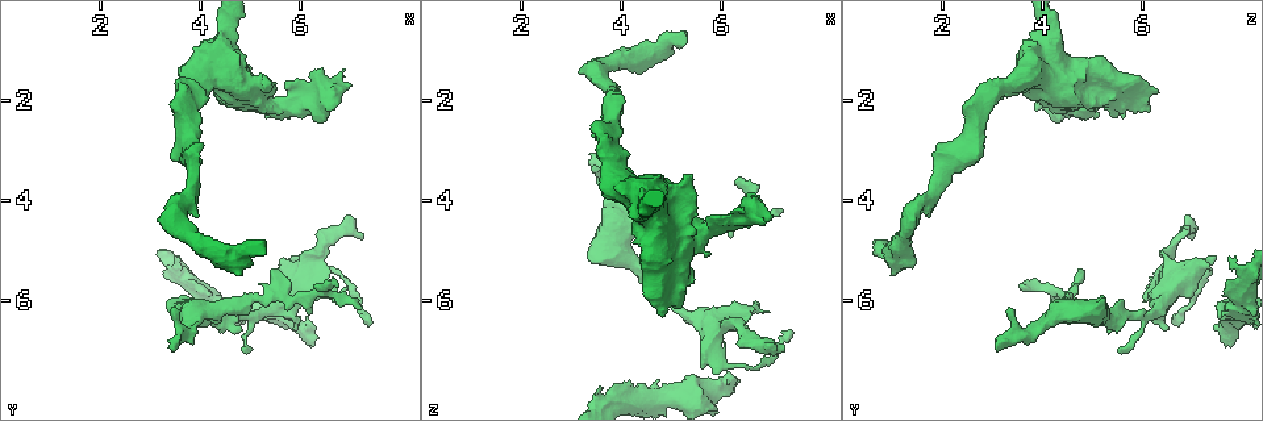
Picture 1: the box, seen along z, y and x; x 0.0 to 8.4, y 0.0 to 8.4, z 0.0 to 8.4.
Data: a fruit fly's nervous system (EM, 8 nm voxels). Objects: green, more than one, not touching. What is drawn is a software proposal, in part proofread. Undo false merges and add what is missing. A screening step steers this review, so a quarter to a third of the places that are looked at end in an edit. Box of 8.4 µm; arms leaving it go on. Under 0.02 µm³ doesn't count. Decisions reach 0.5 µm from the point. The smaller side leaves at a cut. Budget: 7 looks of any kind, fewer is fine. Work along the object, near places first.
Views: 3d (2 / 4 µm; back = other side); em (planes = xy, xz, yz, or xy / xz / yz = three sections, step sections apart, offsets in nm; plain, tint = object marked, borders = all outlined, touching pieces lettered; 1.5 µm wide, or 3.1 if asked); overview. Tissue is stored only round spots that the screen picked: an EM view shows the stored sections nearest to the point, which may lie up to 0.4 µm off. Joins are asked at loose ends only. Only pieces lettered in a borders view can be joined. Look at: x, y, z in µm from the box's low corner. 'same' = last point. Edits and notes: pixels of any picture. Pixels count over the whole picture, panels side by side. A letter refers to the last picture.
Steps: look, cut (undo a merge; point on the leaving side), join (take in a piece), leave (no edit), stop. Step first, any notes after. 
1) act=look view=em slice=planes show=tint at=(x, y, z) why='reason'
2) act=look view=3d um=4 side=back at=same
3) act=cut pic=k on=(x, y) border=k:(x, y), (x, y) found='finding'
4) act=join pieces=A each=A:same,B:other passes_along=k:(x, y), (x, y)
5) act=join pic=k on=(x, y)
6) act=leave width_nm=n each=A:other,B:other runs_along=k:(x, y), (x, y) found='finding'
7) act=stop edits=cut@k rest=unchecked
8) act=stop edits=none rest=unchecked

act=look view=3d um=4 at=(3.80, 1.65, 3.45)

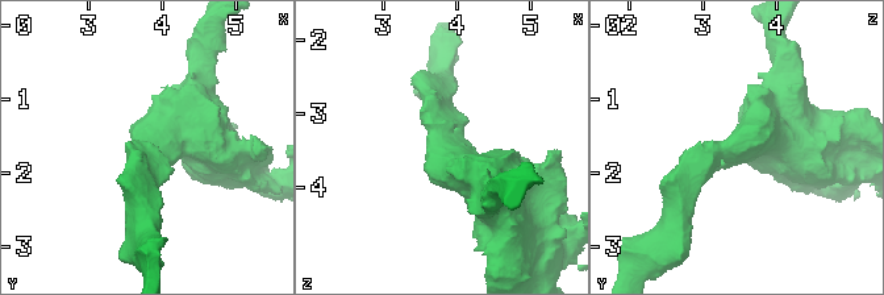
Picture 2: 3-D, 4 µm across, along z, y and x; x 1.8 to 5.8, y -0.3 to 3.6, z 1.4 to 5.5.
act=look view=em slice=planes show=plain at=(3.80, 1.65, 3.45) arm_widths_nm=340,700

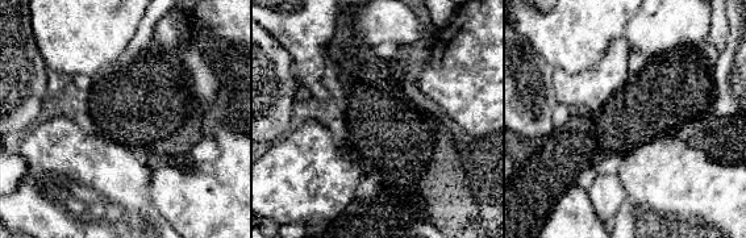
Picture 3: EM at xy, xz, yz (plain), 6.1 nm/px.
act=look view=em slice=planes show=borders at=same

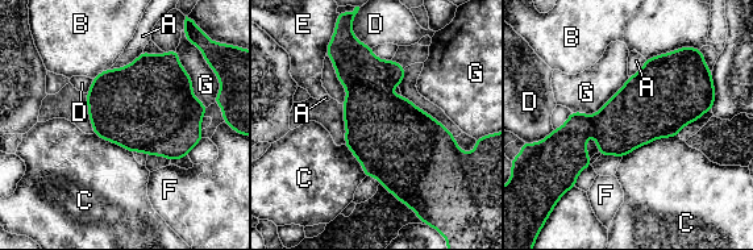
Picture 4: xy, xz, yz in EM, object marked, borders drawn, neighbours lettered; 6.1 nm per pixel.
act=leave longest_contact=G:420nm each=A:other,B:other,C:other,D:other,E:other,F:other,G:other border=4:(678, 134), (654, 138), (623, 158) found='one neuron here'

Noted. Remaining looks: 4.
act=look view=em slice=planes show=borders at=(5.25, 5.10, 0.65) why='thick end'

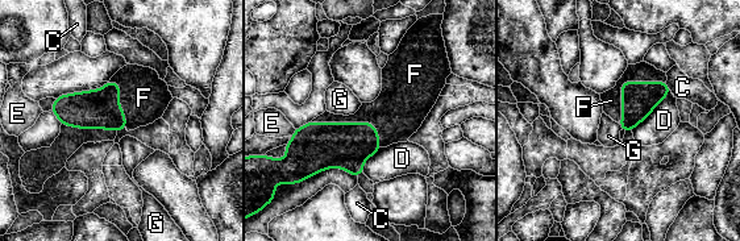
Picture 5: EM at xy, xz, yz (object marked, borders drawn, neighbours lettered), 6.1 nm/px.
act=join pieces=F each=C:other,D:other,E:other,F:same,G:other found='the neuron continues'

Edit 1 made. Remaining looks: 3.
act=look view=overview

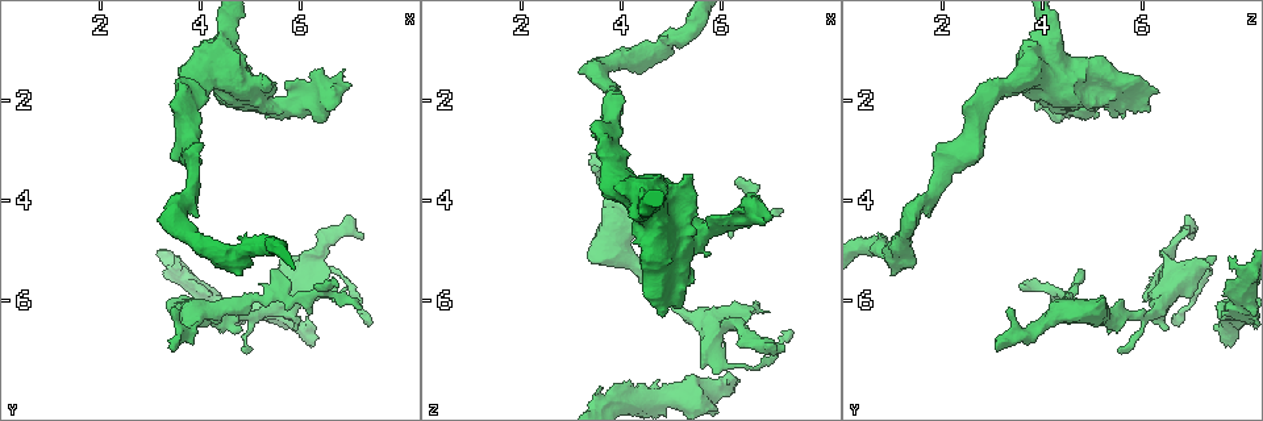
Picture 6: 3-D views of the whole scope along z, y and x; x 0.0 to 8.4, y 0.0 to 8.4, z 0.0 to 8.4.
act=look view=em slice=planes show=borders at=(3.50, 6.95, 3.05) why='free end'

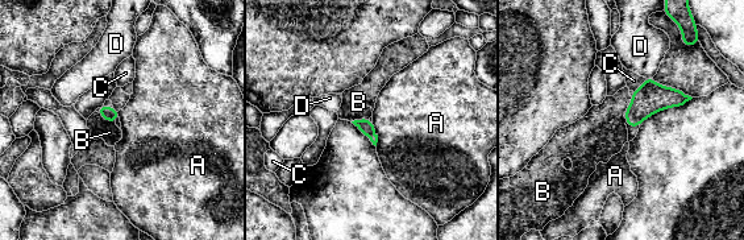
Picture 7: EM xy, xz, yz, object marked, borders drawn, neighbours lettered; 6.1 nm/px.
act=join pieces=B each=A:other,B:same,C:other,D:other passes_along=7:(111, 114), (106, 119), (109, 132) found='it goes on there'

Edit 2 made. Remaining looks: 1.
act=stop edits=join@5,join@7 rest=unchecked

